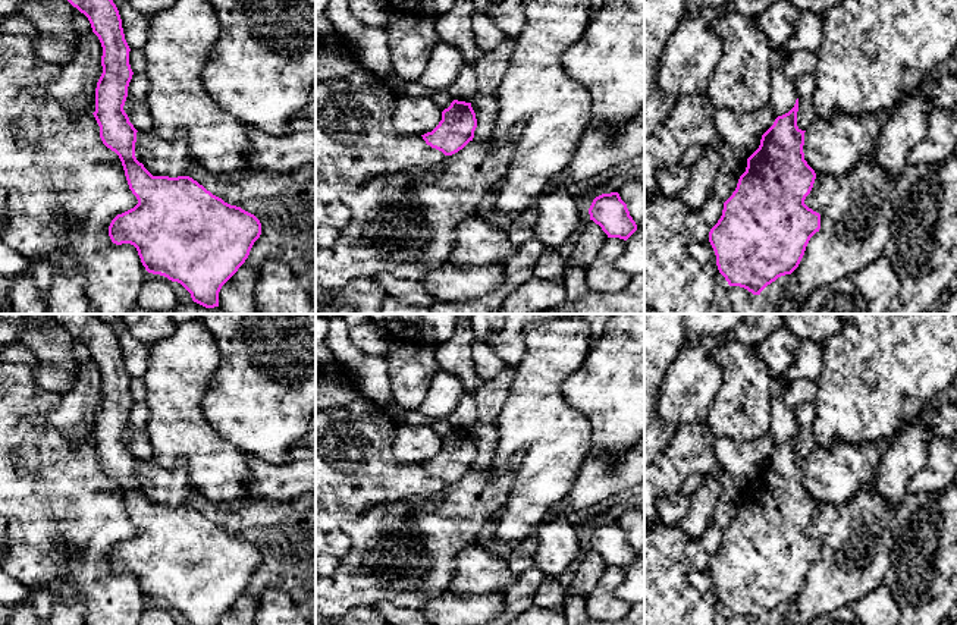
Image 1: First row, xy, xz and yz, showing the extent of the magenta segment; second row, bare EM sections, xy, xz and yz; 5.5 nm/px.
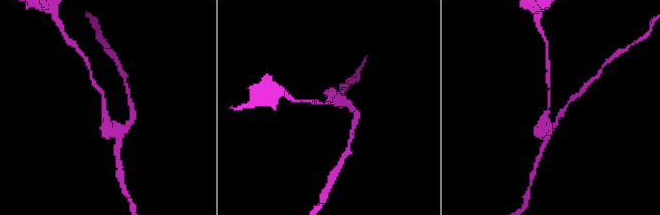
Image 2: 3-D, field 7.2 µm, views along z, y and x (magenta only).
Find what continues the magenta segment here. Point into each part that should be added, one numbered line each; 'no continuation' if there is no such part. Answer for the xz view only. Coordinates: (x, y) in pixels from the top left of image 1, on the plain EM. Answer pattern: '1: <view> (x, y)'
no continuation

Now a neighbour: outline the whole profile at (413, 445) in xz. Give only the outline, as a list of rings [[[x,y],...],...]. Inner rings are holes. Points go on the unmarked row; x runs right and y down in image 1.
[[[398,425],[392,455],[401,465],[424,464],[442,449],[442,439],[429,425]]]

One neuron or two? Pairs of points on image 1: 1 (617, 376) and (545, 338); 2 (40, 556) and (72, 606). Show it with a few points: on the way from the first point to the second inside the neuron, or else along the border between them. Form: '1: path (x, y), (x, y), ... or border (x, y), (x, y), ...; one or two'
1: border (592, 346), (586, 358), (562, 383); two
2: border (55, 597), (78, 594), (84, 600), (85, 609); two

